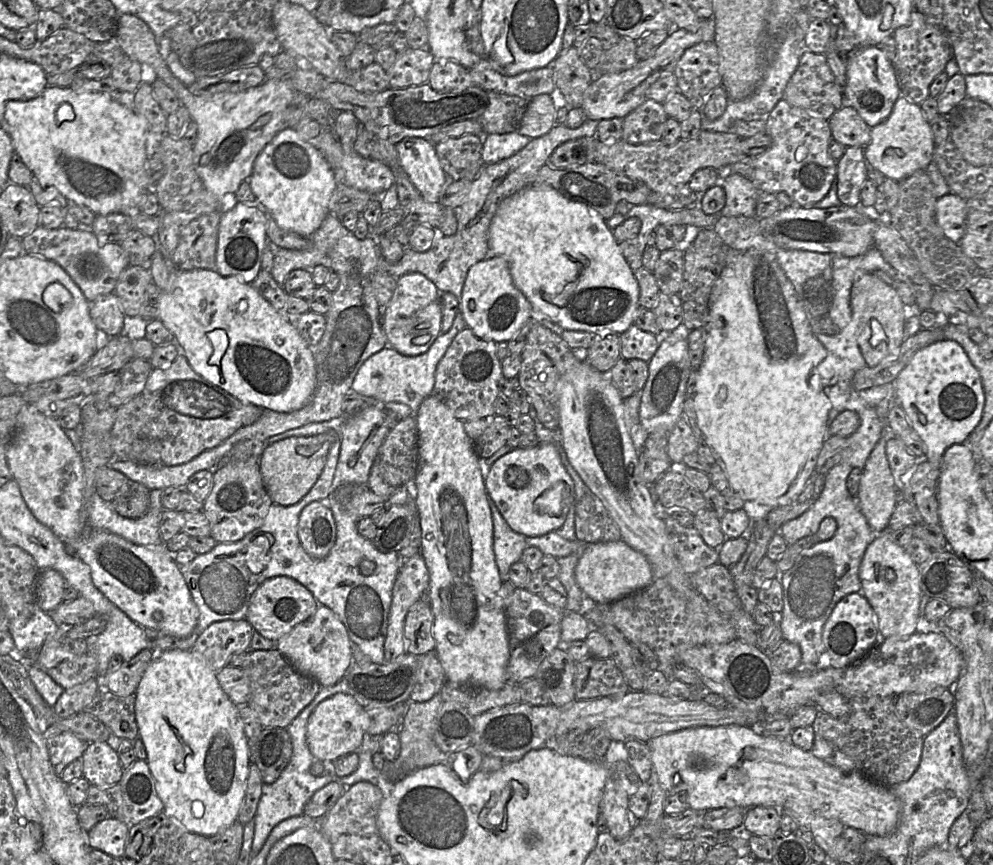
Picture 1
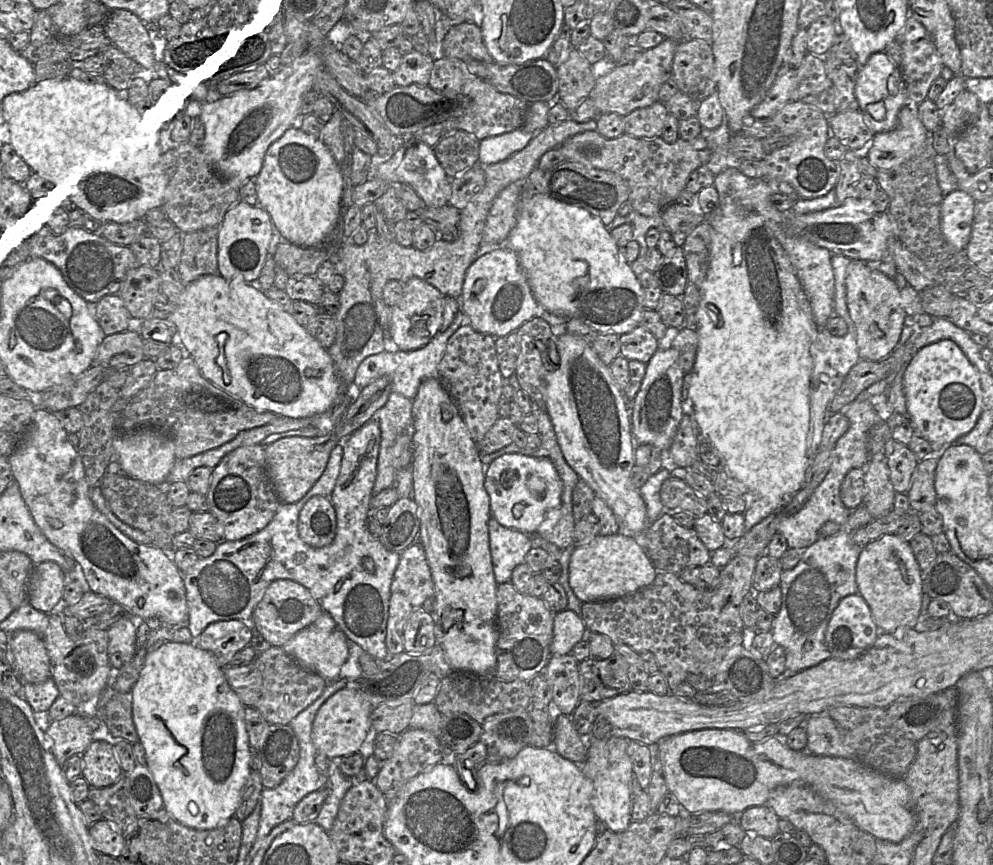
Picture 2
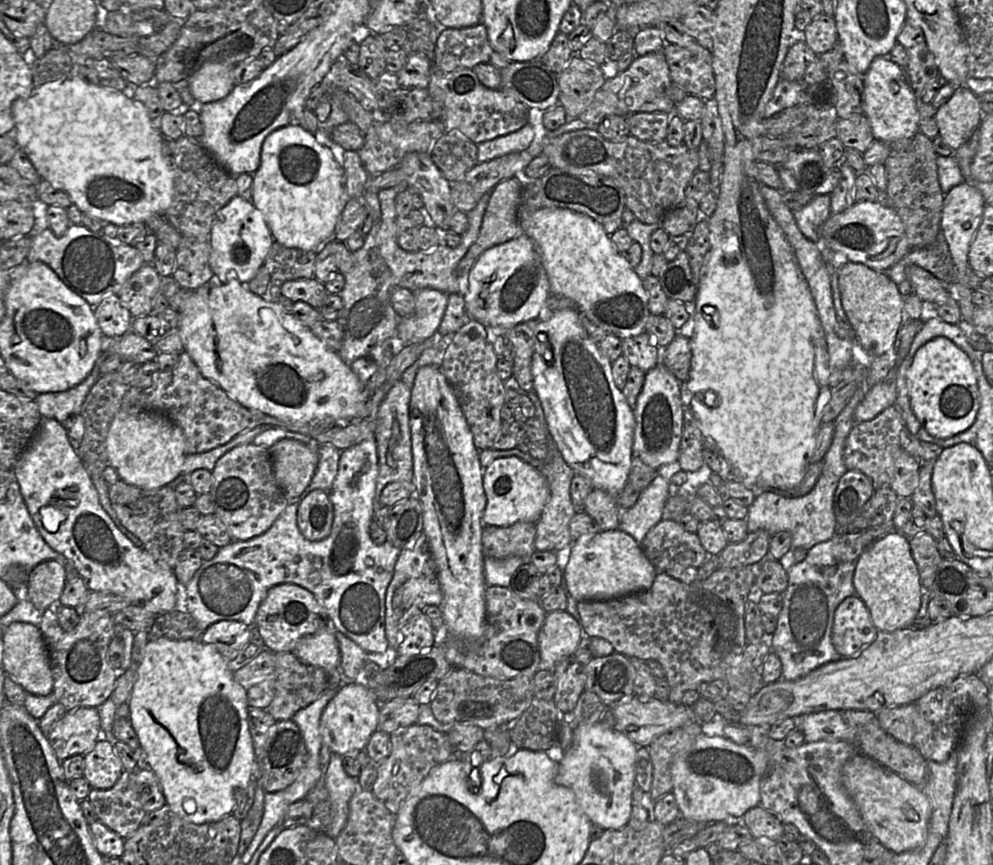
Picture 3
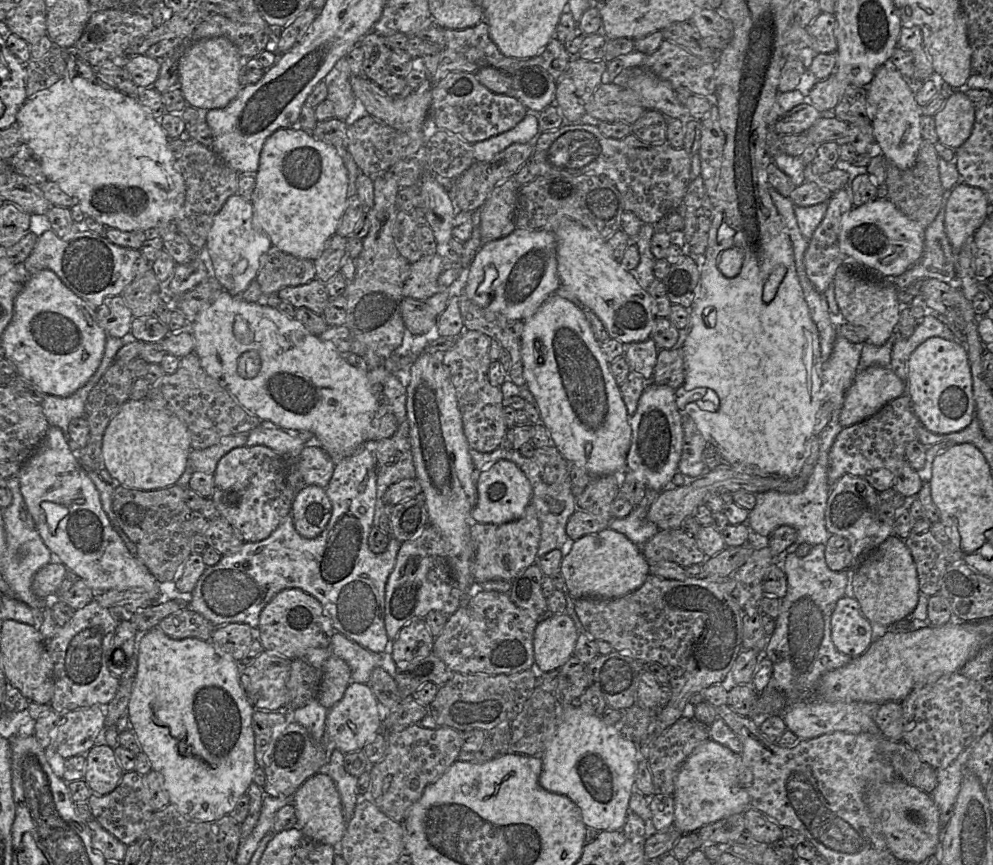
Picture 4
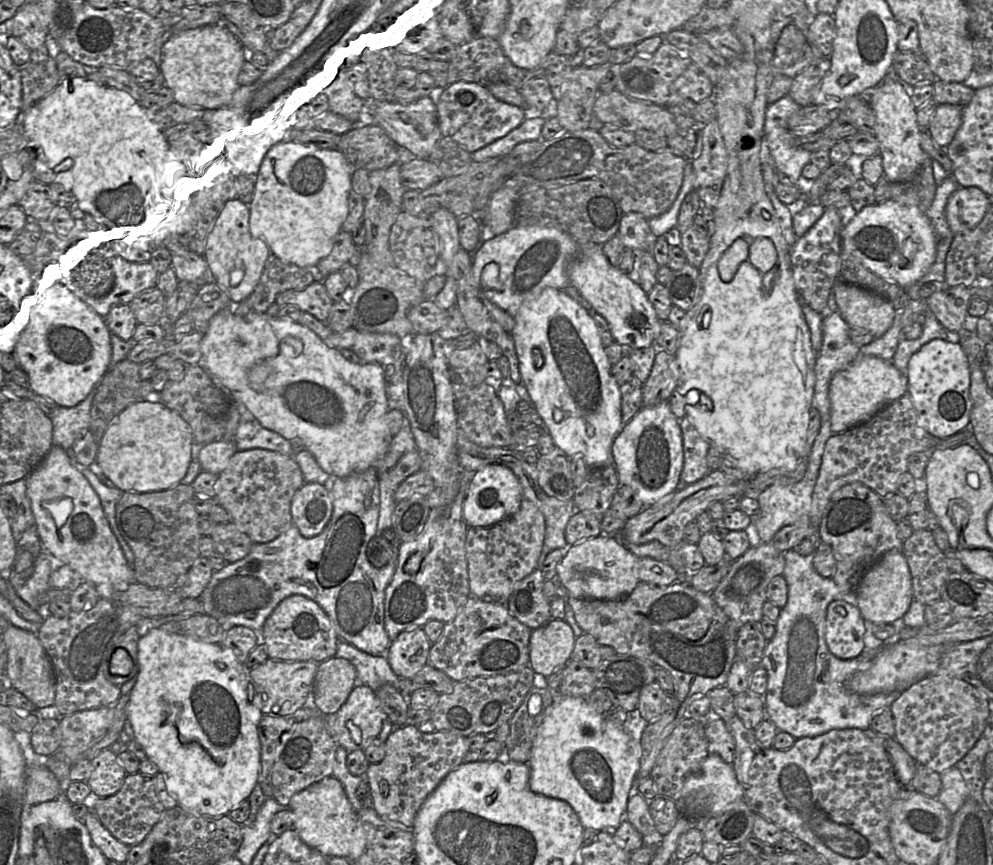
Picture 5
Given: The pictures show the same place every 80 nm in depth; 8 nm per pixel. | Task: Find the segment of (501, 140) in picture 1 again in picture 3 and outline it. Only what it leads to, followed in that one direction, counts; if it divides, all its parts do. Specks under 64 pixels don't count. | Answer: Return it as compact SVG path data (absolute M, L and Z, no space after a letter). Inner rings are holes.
M531 123L519 130L481 142L477 145L477 161L484 163L513 152L526 150L532 143L535 129Z

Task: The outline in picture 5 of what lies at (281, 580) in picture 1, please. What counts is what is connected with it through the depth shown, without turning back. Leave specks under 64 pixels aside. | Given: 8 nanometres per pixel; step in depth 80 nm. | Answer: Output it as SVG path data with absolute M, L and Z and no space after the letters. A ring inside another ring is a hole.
M298 594L286 597L276 606L259 635L266 645L268 658L274 660L320 663L336 654L338 637L327 615L316 602Z

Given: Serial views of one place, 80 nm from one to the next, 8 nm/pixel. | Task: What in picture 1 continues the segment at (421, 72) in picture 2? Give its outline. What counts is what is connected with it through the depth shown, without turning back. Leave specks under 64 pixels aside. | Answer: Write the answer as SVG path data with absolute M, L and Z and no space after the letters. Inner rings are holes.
M407 48L398 53L395 63L387 71L391 89L404 89L428 83L436 61L429 49Z

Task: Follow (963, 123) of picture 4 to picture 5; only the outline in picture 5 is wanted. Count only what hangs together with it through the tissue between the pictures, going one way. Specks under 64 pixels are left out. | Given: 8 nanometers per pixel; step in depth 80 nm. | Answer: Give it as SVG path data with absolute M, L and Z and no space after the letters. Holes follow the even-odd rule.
M939 104L928 126L933 139L939 146L947 147L962 122L962 108L954 104Z

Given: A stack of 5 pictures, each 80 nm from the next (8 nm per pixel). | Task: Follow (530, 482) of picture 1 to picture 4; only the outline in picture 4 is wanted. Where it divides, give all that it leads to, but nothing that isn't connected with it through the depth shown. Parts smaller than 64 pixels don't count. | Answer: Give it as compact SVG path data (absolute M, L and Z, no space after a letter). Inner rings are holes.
M499 460L477 475L477 503L472 510L474 523L505 524L523 516L530 504L533 489L524 472L513 462Z

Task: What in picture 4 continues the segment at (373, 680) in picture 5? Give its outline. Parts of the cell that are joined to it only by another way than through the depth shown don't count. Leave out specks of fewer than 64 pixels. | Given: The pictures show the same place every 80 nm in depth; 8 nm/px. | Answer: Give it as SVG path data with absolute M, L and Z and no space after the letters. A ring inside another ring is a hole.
M334 632L331 638L331 651L349 666L351 681L367 684L371 672L376 667L381 667L394 679L397 668L391 656L391 643L389 639L385 652L374 653L347 639L339 632Z

